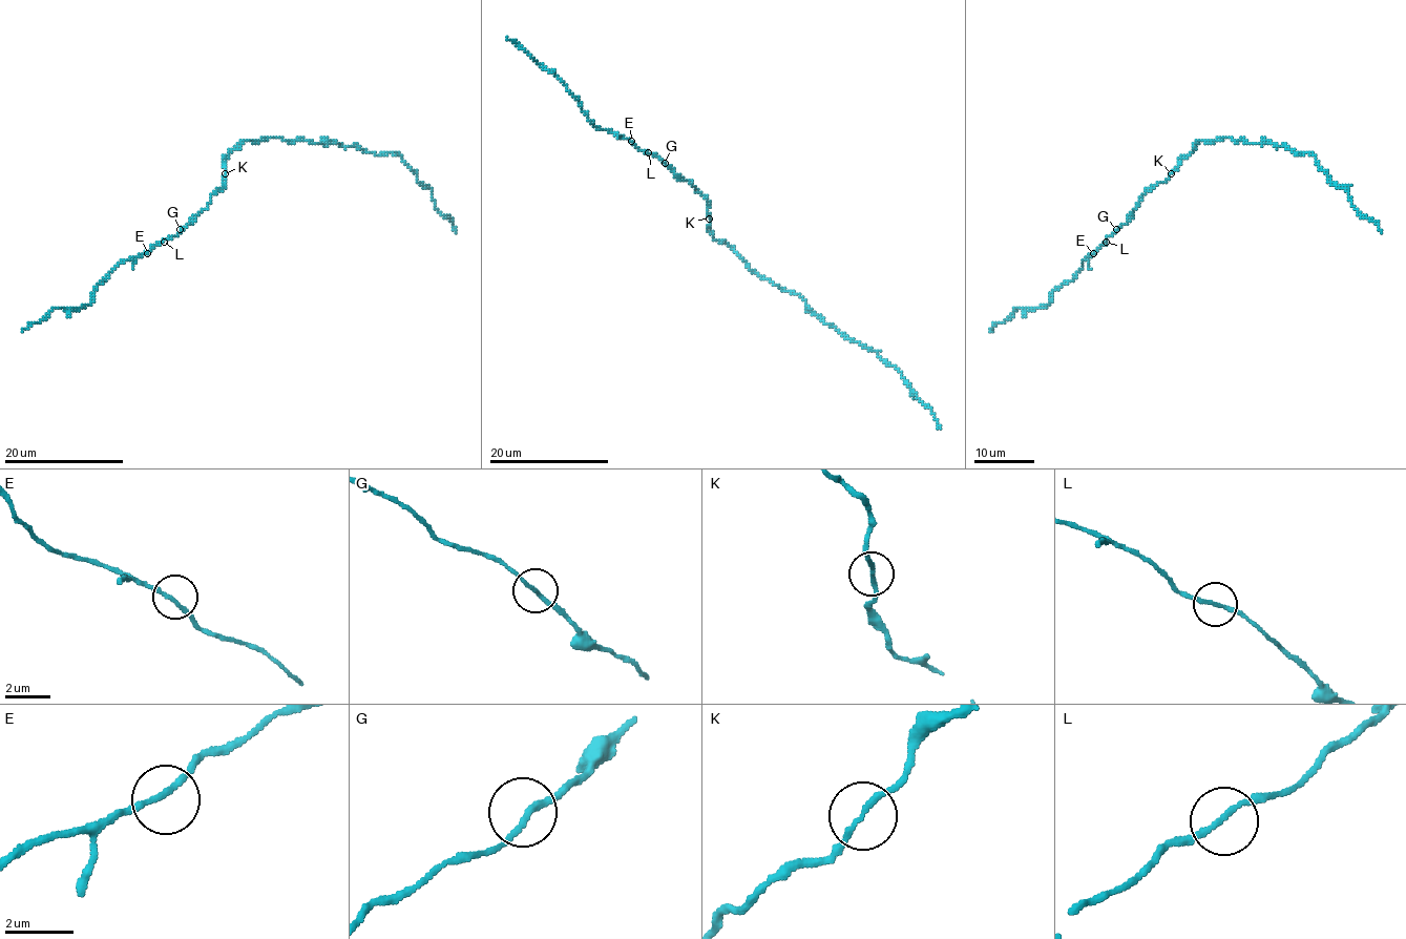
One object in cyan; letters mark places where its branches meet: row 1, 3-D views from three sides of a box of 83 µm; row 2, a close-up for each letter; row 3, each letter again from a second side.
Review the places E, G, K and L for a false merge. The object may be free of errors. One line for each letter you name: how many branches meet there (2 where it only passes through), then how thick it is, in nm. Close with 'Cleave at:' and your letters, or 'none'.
K: 2 | 170 nm
Cleave at: K

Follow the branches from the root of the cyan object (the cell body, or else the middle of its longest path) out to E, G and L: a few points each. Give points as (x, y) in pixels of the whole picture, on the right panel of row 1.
E: (1187, 158), (1163, 182), (1141, 196), (1131, 217), (1093, 253)
G: (1187, 158), (1163, 182), (1141, 196), (1131, 217), (1116, 229)
L: (1187, 158), (1163, 182), (1141, 196), (1131, 217), (1106, 242)

